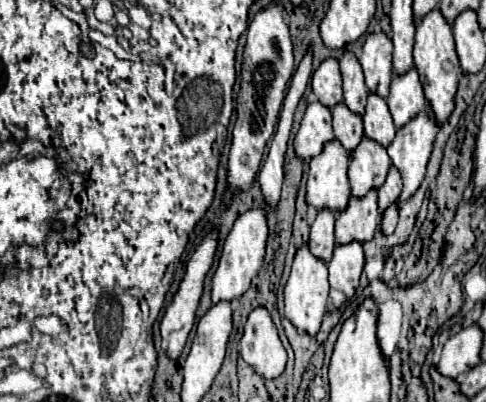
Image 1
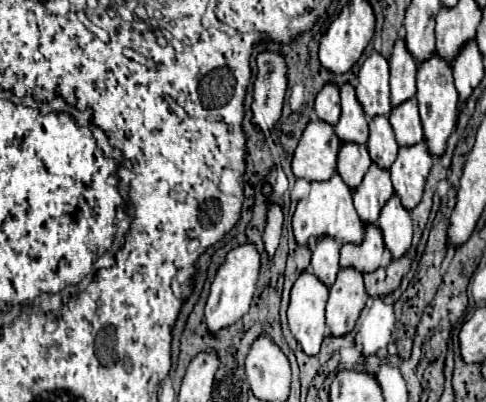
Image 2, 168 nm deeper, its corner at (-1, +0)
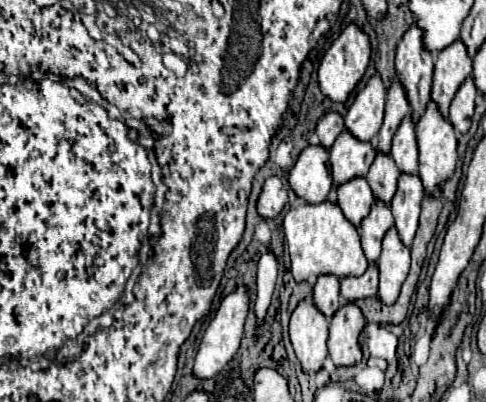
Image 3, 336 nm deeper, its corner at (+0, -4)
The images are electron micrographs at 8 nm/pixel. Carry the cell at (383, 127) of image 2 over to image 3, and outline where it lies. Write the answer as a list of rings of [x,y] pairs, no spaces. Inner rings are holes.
[[[376,155],[366,181],[370,183],[370,189],[374,193],[374,199],[382,199],[382,203],[390,205],[396,185],[398,185],[398,167],[390,155]]]

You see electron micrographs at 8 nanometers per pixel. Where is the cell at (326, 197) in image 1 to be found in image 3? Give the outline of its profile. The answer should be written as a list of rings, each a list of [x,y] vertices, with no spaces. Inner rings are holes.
[[[330,199],[318,205],[304,203],[300,207],[290,209],[284,217],[282,231],[292,259],[292,277],[298,283],[316,279],[318,275],[336,275],[338,279],[350,275],[358,277],[364,275],[368,269],[368,261],[360,247],[358,229],[342,215],[340,207]]]

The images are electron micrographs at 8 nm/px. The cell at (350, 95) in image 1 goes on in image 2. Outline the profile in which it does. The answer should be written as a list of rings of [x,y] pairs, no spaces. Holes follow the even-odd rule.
[[[349,81],[341,85],[341,109],[341,119],[335,127],[339,139],[367,143],[367,115],[363,115],[363,107],[359,107],[359,99],[355,99],[355,87]]]

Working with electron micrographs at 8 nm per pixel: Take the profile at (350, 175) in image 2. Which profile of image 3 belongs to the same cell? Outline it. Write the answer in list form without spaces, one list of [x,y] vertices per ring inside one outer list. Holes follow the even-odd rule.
[[[356,177],[356,179],[340,185],[336,195],[338,195],[338,205],[340,205],[342,213],[358,229],[362,219],[370,213],[370,207],[374,203],[368,181],[364,177]]]

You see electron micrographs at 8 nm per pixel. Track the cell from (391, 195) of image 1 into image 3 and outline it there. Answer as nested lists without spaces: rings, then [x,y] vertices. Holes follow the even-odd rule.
[[[392,227],[382,243],[382,255],[378,259],[378,271],[380,271],[380,291],[378,299],[382,303],[390,305],[396,303],[398,291],[408,275],[410,269],[410,249],[402,245],[402,241],[396,235],[396,229]]]

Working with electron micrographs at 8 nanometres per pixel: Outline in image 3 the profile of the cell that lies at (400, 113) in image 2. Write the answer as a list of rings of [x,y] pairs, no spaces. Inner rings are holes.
[[[410,115],[404,117],[404,121],[400,123],[392,141],[390,155],[398,165],[400,173],[408,173],[408,175],[418,173],[418,147],[416,147],[416,133]]]

